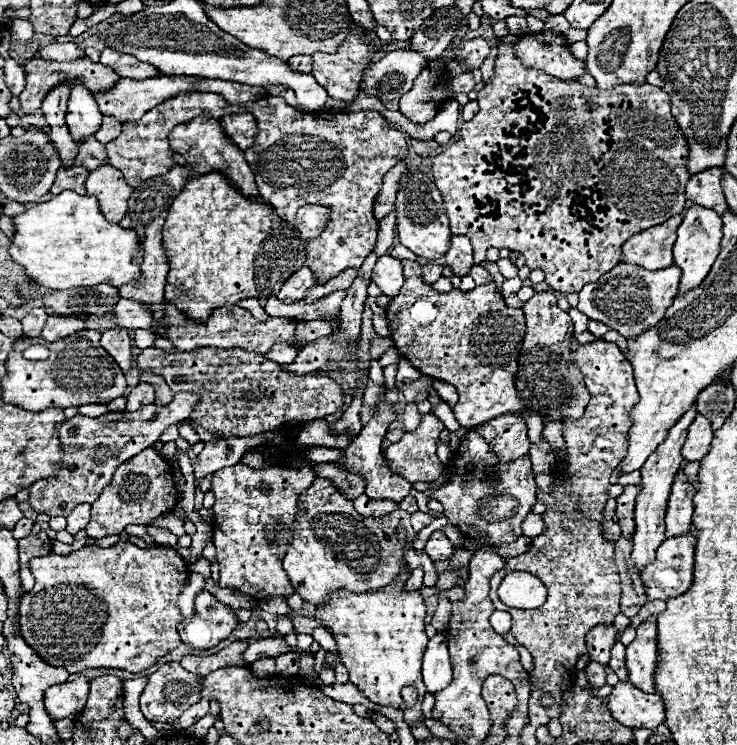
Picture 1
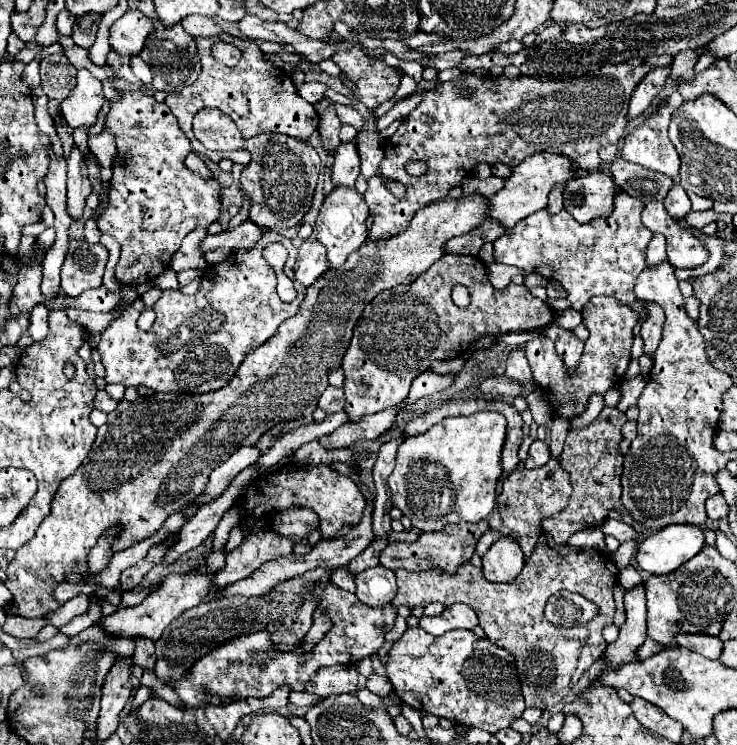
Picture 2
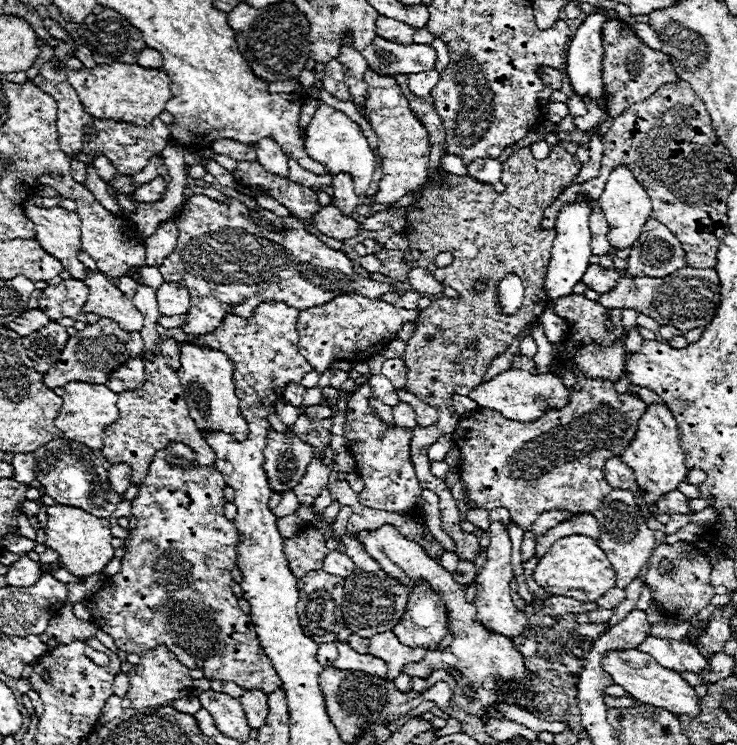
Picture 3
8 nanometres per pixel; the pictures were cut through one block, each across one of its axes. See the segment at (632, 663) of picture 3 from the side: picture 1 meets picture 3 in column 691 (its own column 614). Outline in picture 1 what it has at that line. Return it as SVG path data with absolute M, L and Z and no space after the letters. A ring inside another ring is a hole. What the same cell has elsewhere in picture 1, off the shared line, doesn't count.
M618 682L606 698L612 716L628 728L658 726L666 720L666 710L660 694L646 694L630 682Z

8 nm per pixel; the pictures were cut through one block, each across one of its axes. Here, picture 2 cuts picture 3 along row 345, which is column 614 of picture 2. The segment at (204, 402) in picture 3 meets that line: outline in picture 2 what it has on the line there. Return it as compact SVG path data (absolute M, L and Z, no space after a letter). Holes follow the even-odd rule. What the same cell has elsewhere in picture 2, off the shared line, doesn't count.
M588 172L588 176L572 178L564 188L564 208L578 220L588 222L596 216L612 212L618 186L604 172Z

